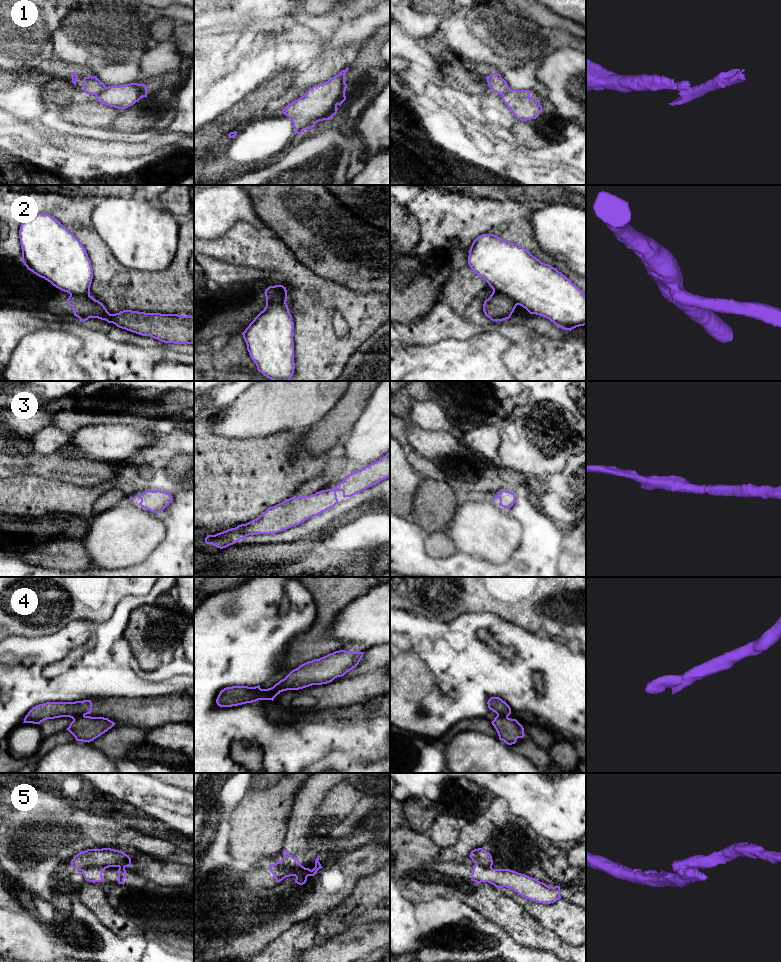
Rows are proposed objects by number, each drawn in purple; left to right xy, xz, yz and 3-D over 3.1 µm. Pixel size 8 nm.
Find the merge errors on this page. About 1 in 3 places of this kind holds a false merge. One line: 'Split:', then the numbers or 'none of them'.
Split: 1, 2, 4, 5

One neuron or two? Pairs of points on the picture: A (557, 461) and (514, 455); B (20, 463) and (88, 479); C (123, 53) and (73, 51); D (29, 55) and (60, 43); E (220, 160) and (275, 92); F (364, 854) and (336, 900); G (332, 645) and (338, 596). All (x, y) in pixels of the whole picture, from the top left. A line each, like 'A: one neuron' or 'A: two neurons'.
A: one neuron
B: one neuron
C: one neuron
D: two neurons
E: two neurons
F: one neuron
G: one neuron

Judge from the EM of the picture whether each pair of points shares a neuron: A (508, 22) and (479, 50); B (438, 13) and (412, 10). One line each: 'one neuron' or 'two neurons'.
A: one neuron
B: one neuron

